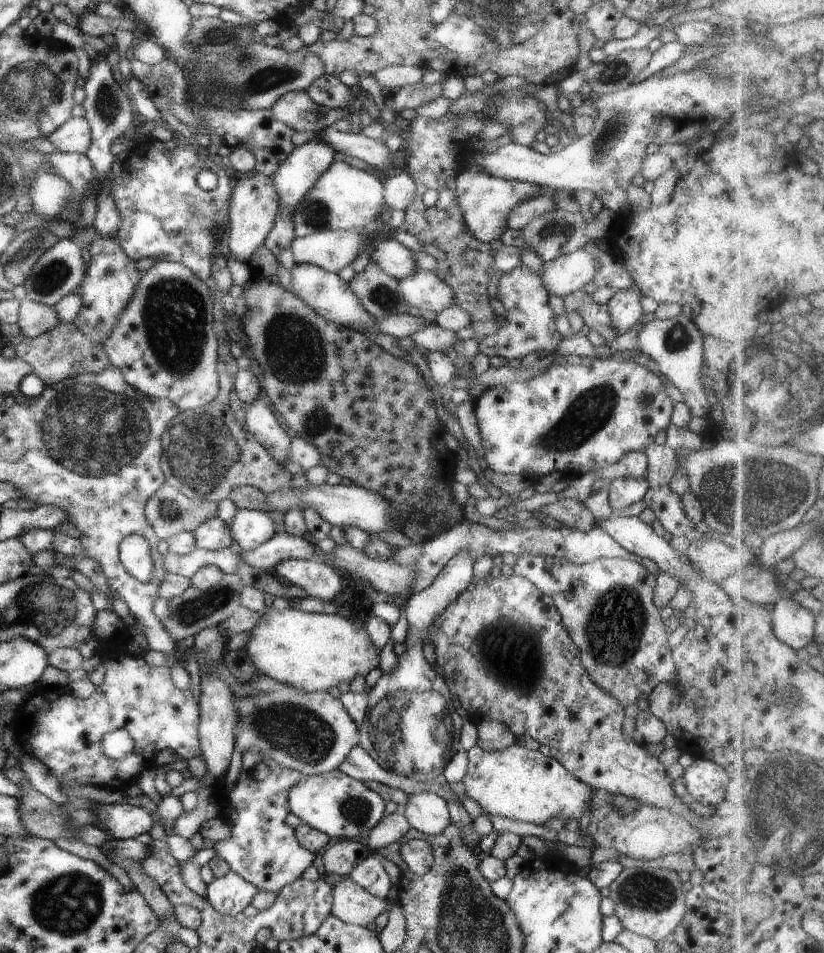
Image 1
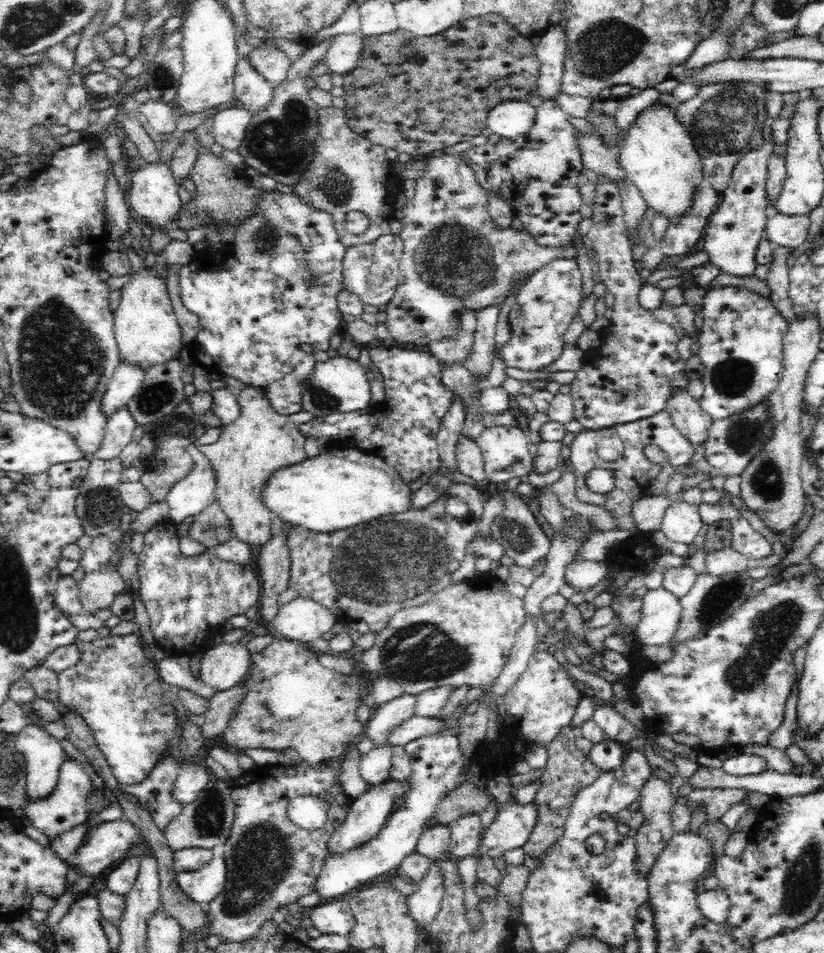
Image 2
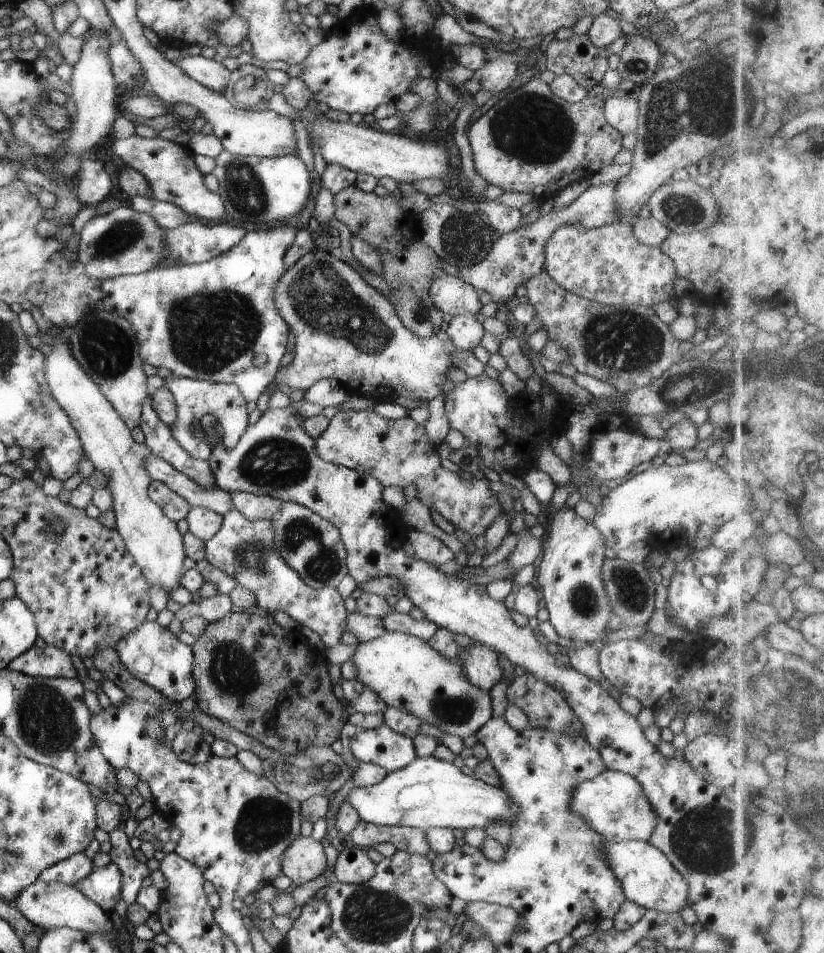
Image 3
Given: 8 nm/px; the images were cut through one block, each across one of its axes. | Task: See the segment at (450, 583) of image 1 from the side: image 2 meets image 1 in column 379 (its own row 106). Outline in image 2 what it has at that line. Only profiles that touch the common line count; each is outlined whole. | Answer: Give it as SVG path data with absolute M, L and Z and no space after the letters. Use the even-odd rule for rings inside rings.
M734 80L732 82L719 83L718 85L706 84L706 86L698 86L698 94L692 100L680 101L678 108L672 109L672 111L676 113L680 123L686 126L686 130L689 130L690 136L694 140L700 140L704 148L708 148L712 152L718 152L718 154L724 154L724 152L738 152L740 148L744 148L748 144L748 148L751 151L757 149L756 144L758 144L760 138L764 140L762 124L764 119L768 117L765 111L767 94L768 90L764 90L752 82L739 83L737 80Z

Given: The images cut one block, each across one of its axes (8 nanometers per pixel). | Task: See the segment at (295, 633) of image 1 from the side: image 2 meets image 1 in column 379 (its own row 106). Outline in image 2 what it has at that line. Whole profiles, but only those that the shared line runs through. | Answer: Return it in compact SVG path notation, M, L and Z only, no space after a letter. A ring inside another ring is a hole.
M654 104L642 110L626 131L623 143L619 147L618 157L619 165L624 169L625 176L640 190L647 206L652 207L656 215L663 214L664 217L670 219L690 212L694 192L705 182L701 156L696 150L689 130L686 130L686 126L680 123L676 113L669 106Z

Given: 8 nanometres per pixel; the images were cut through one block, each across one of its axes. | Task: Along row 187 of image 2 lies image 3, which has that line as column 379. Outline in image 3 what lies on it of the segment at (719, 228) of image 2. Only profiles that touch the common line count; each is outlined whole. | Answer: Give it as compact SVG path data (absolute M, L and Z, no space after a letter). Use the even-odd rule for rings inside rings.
M387 724L372 729L358 729L350 740L350 750L359 762L376 764L389 773L412 764L417 757L412 739L404 734L398 734L395 730L388 728Z

